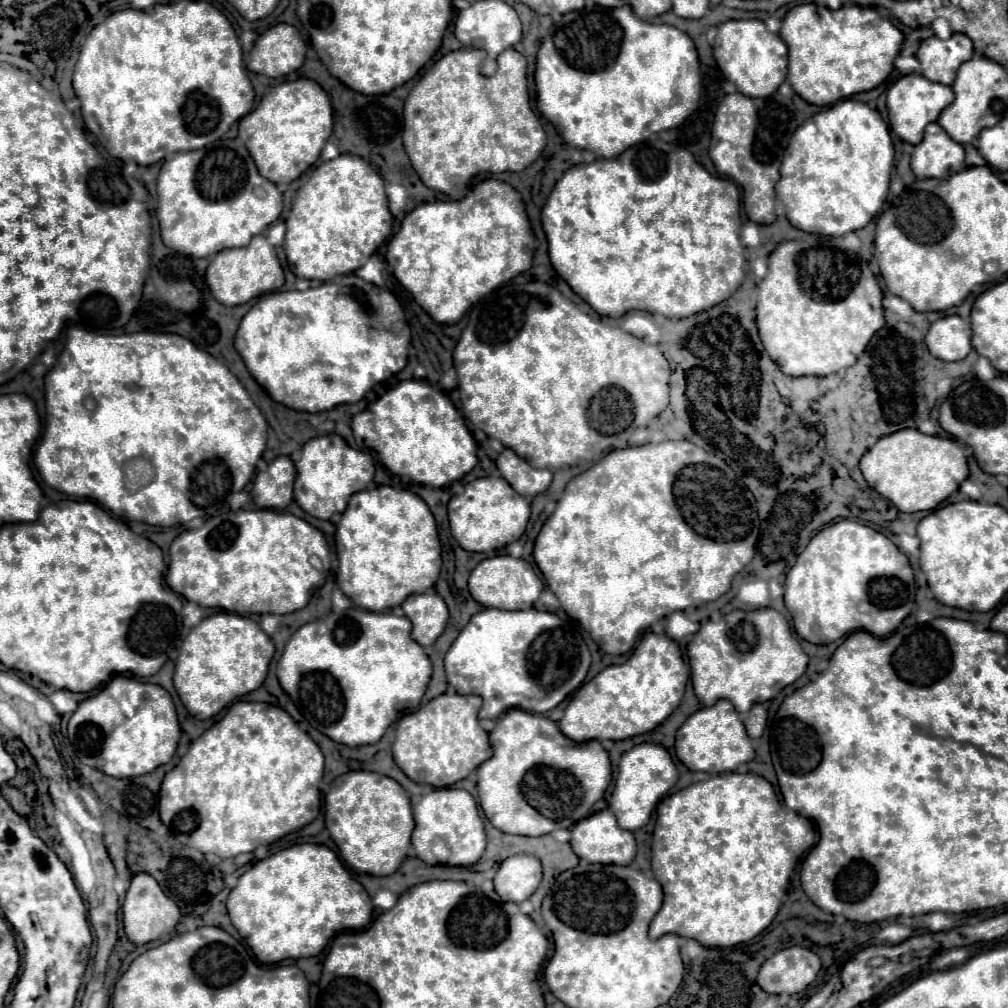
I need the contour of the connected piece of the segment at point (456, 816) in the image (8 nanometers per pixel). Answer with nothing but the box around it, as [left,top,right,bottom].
[411,788,485,866]

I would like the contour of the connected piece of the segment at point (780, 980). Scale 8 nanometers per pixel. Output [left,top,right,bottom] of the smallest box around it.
[757,946,821,994]

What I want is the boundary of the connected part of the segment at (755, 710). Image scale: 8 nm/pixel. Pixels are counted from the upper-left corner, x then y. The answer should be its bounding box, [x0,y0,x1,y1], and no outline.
[743,704,767,738]

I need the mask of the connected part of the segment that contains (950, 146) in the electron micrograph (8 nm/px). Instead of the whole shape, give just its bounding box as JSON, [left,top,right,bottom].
[911,122,965,178]

